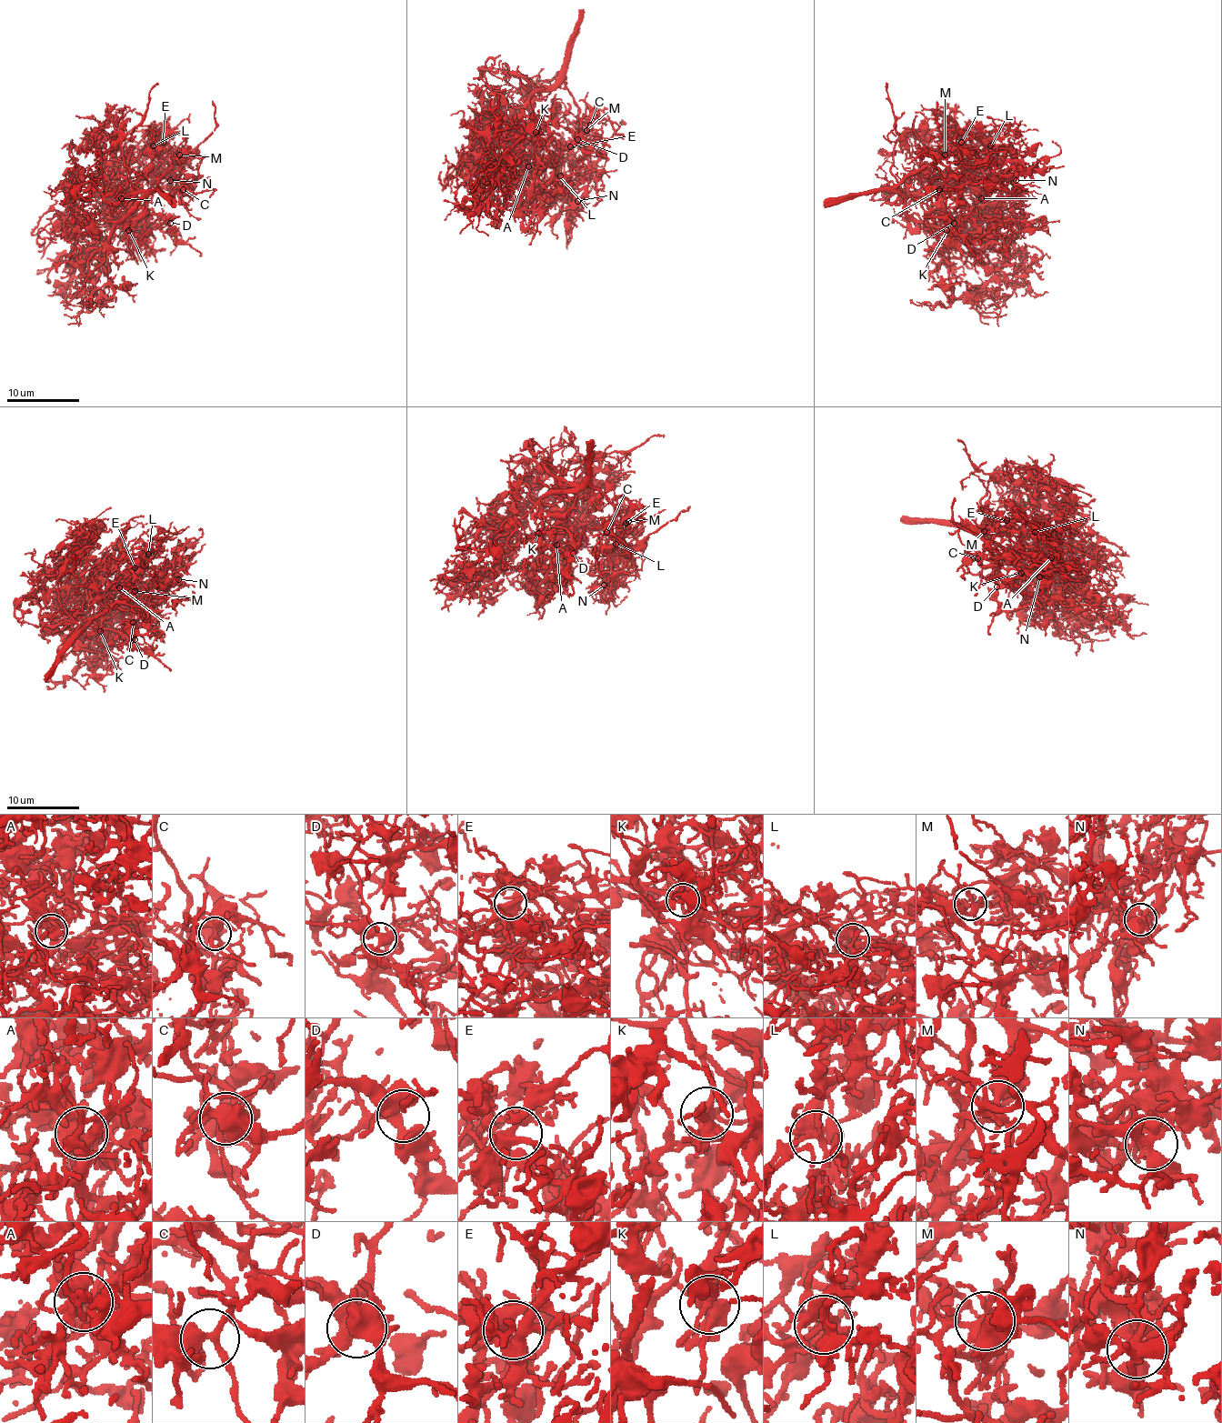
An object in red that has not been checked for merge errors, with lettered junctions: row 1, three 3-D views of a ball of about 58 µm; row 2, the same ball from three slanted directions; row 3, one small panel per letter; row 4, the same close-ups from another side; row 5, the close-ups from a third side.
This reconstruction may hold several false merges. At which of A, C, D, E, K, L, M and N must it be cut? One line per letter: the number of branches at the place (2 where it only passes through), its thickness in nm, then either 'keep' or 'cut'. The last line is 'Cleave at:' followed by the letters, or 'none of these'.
A: 8 branches meet; 440 nm thick; keep
C: 5 branches meet; 340 nm thick; keep
D: 4 branches meet; 420 nm thick; keep
E: 4 branches meet; 400 nm thick; keep
K: 5 branches meet; 320 nm thick; keep
L: 8 branches meet; 360 nm thick; keep
M: 6 branches meet; 260 nm thick; keep
N: 5 branches meet; 400 nm thick; keep
Cleave at: none of these

